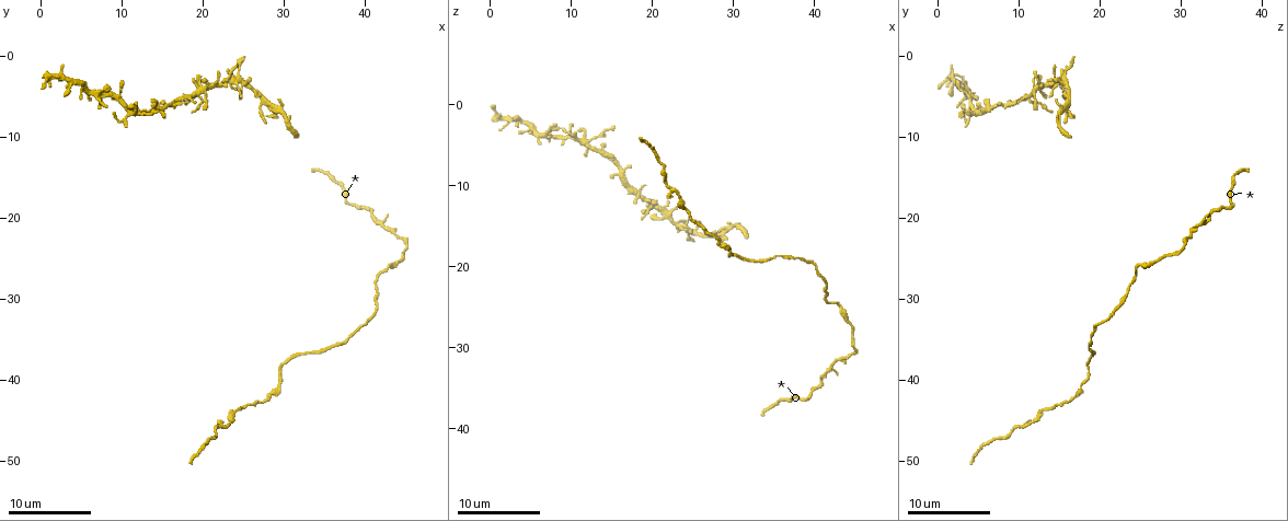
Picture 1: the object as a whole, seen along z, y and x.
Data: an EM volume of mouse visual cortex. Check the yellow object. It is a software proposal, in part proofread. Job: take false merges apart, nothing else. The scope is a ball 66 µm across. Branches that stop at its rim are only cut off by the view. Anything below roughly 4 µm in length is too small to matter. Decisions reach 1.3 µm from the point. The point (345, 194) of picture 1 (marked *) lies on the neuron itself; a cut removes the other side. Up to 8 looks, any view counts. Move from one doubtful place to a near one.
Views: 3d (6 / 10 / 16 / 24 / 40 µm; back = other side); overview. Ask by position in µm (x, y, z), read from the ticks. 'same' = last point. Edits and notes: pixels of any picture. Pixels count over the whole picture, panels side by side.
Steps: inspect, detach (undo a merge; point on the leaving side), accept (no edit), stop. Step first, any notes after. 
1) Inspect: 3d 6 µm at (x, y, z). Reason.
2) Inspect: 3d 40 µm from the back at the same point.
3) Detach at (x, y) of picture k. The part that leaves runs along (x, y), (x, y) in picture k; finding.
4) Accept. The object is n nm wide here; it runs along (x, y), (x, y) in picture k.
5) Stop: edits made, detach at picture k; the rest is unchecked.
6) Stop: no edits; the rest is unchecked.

Inspect: 3d 10 µm at (43.5, 26.0, 25.5).

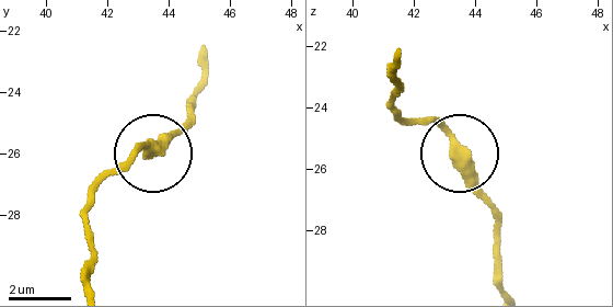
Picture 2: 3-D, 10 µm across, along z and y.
Accept. One neuron here.

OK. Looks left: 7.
Inspect: 3d 6 µm at (23.5, 45.0, 11.5). Sudden change in width.

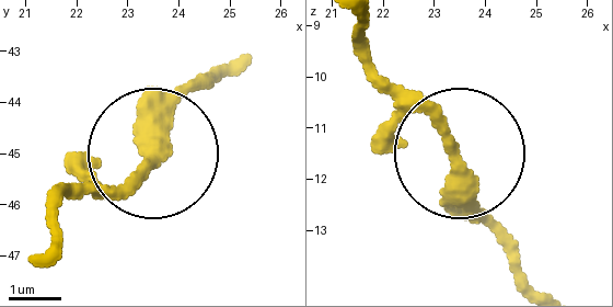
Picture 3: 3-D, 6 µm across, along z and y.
Inspect: 3d 6 µm from the back at (23.45, 45.25, 11.55).

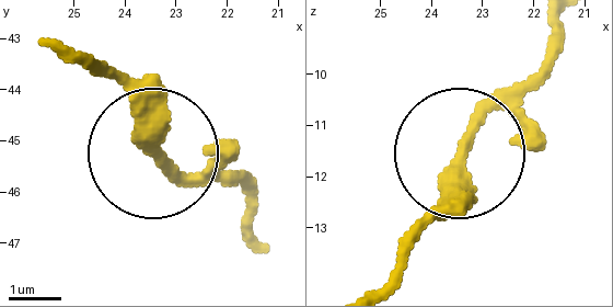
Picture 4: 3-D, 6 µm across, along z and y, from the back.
Accept. The object is 290 nm wide here; it runs along (78, 54), (122, 84), (161, 154), (199, 175), (247, 175) in picture 4; continuous, no second neuron.

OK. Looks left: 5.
Inspect: 3d 6 µm at (29.5, 40.5, 18.5). Sudden change in width.

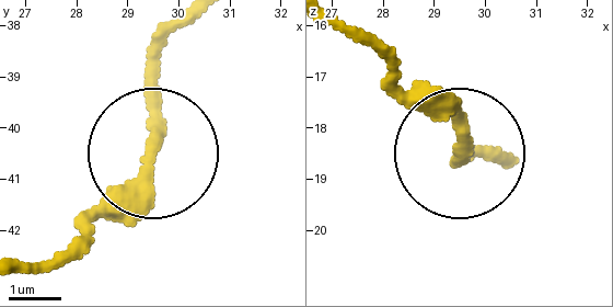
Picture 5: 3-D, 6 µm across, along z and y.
Accept. One neuron here.

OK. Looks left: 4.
Inspect: 3d 10 µm at (19.0, 5.0, 12.0). Looks like a crossing.

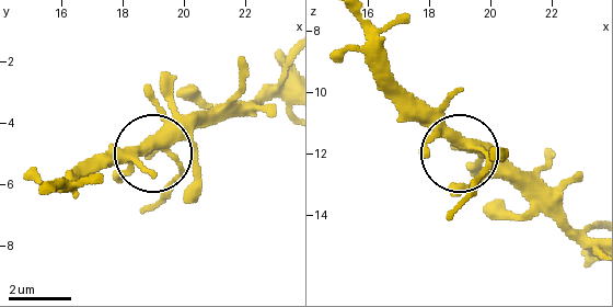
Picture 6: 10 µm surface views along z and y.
Accept. The object is 320 nm wide here; continuous, no second neuron.

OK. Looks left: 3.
Stop: no edits; the rest is unchecked.

